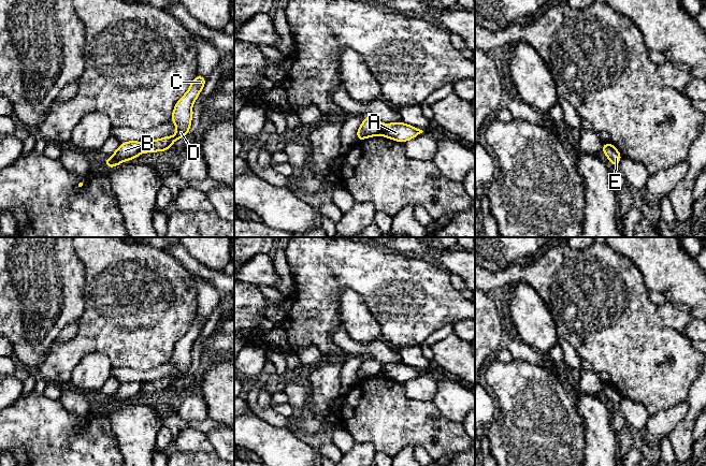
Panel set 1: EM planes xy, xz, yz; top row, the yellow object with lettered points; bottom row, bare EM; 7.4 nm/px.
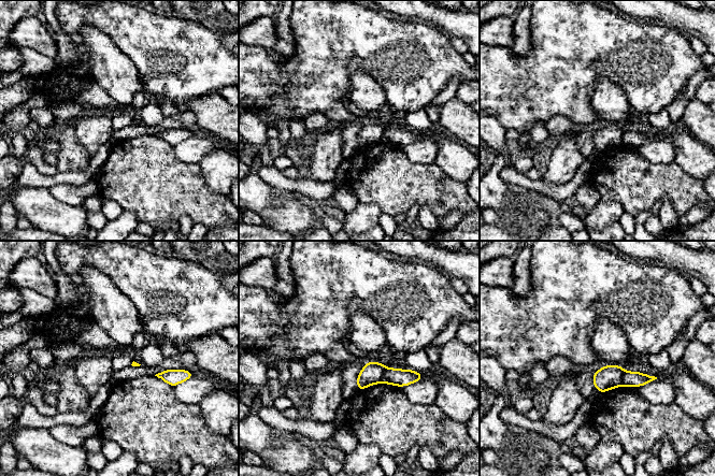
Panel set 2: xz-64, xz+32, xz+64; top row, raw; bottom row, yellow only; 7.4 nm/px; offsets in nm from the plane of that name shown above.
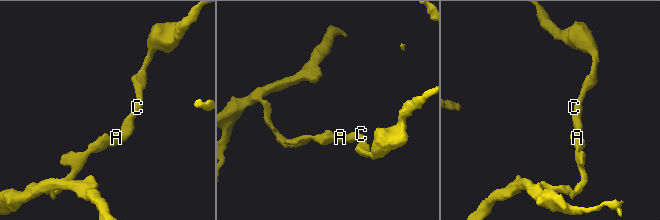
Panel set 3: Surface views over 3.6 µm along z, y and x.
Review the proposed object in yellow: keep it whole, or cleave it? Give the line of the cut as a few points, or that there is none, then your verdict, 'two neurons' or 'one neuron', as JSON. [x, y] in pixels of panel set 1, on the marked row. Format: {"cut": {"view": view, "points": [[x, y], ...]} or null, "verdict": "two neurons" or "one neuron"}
{"cut": {"view": "xy", "points": [[142, 144], [139, 153]]}, "verdict": "two neurons"}

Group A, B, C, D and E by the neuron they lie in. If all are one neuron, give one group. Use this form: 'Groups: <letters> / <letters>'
Groups: A C D E / B

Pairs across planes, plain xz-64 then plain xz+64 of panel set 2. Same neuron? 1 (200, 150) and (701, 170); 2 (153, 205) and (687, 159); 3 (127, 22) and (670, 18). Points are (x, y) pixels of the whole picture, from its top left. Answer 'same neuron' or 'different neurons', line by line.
1: different neurons
2: different neurons
3: different neurons

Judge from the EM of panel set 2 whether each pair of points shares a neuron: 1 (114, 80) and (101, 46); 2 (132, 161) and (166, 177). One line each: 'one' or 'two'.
1: one
2: one

